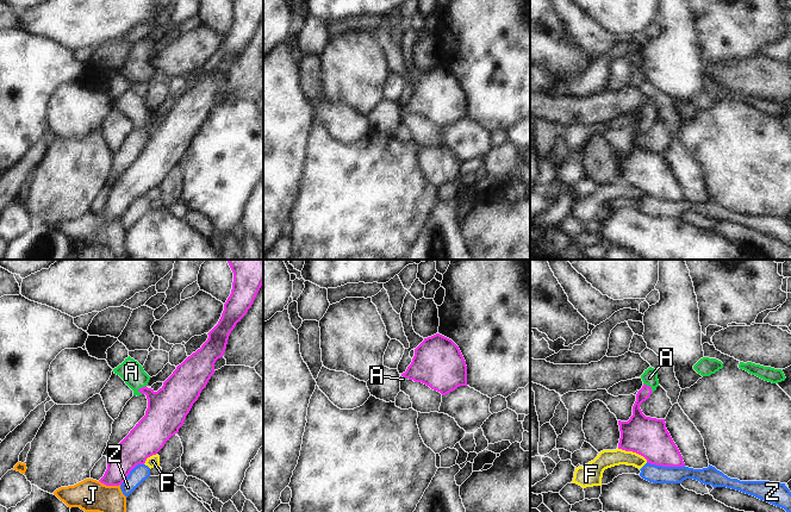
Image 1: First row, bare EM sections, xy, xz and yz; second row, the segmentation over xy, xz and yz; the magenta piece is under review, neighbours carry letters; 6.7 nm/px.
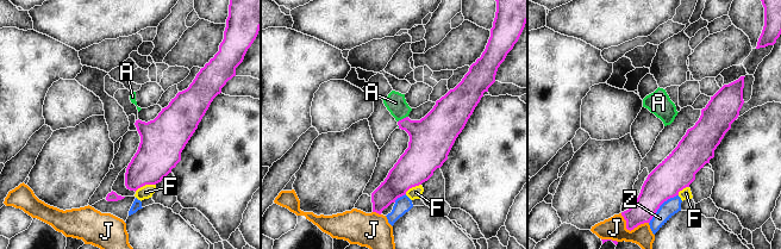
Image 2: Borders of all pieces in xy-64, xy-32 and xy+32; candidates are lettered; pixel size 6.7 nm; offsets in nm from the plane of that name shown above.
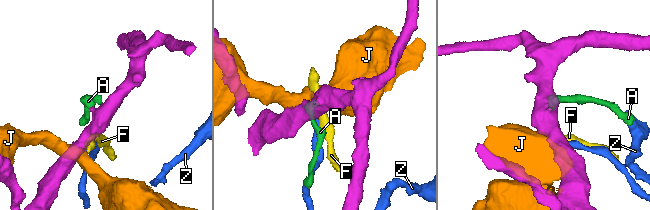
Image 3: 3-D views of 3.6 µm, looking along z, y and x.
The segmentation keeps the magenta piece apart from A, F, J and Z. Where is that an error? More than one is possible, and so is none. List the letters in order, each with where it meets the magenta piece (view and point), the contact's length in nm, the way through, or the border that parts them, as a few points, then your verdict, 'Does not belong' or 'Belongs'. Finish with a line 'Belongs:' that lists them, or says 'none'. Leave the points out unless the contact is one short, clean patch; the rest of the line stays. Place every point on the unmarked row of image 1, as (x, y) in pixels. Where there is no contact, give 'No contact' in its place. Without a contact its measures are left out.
A: Touches magenta at xy (142, 120). Shared border 80 nm. Path across: xy (167, 142), (142, 120), (131, 105). Belongs
F: Touches magenta at yz (633, 185). Shared border 220 nm. Boundary: yz (618, 181), (626, 185), (635, 185), (647, 194). Does not belong
J: Touches magenta at xy (110, 218). Shared border 150 nm. Does not belong
Z: Touches magenta at yz (666, 199). Shared border 260 nm. Does not belong
Belongs: A

